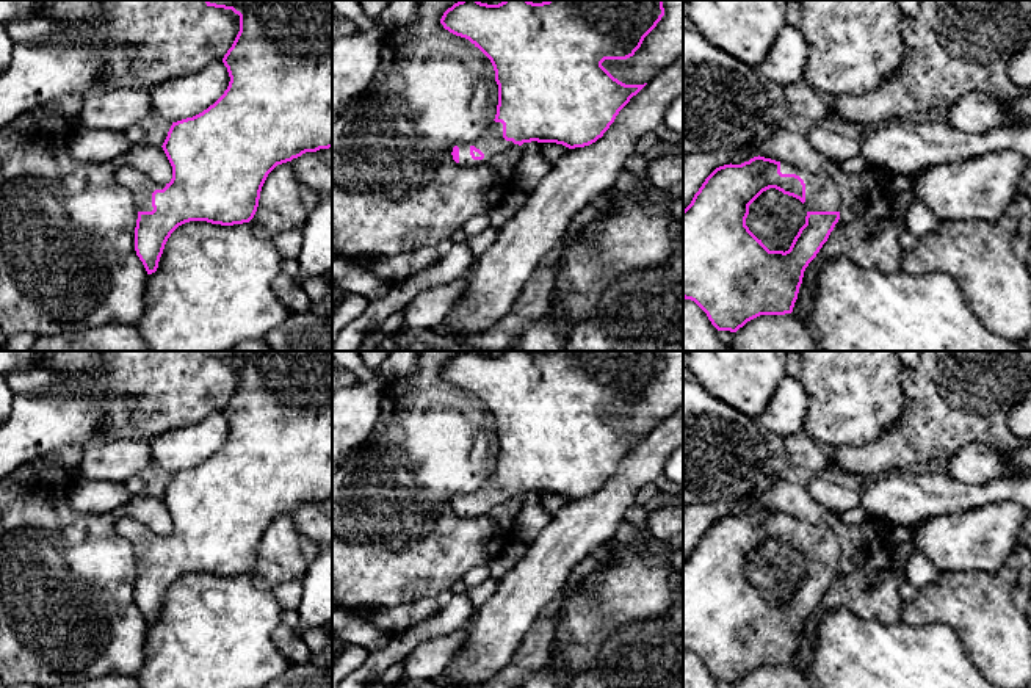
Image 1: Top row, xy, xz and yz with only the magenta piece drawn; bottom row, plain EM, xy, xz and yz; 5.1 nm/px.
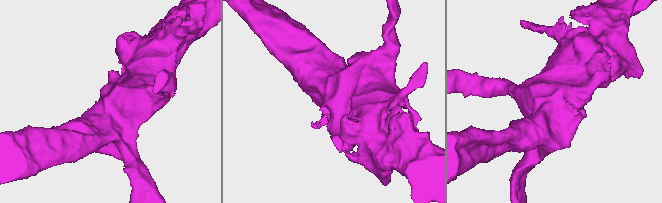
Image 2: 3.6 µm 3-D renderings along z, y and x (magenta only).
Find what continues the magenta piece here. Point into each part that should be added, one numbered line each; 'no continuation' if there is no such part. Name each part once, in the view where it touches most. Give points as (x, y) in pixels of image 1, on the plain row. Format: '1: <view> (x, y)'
1: yz (821, 546)

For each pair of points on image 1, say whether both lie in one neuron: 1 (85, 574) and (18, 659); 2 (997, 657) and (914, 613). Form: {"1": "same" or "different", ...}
{"1": "same", "2": "same"}

